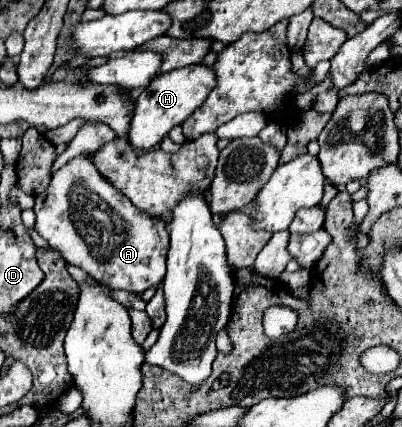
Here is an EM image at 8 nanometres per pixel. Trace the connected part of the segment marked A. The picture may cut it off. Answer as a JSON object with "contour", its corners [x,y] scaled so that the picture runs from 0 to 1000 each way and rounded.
{"contour":[[[201,361],[172,375],[127,412],[117,445],[87,459],[82,496],[92,506],[87,539],[117,562],[117,571],[147,585],[172,618],[206,628],[226,651],[261,660],[276,674],[301,674],[341,689],[356,689],[376,670],[391,674],[405,656],[410,604],[420,585],[420,543],[405,529],[405,515],[346,496],[346,487],[336,487],[316,459],[281,445],[281,431],[241,403],[226,361]]]}

